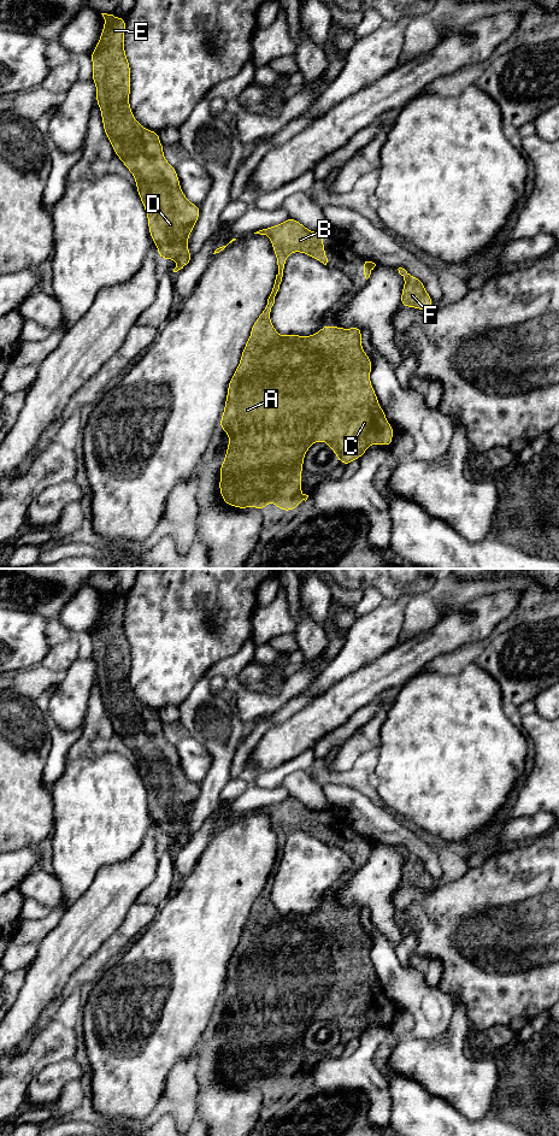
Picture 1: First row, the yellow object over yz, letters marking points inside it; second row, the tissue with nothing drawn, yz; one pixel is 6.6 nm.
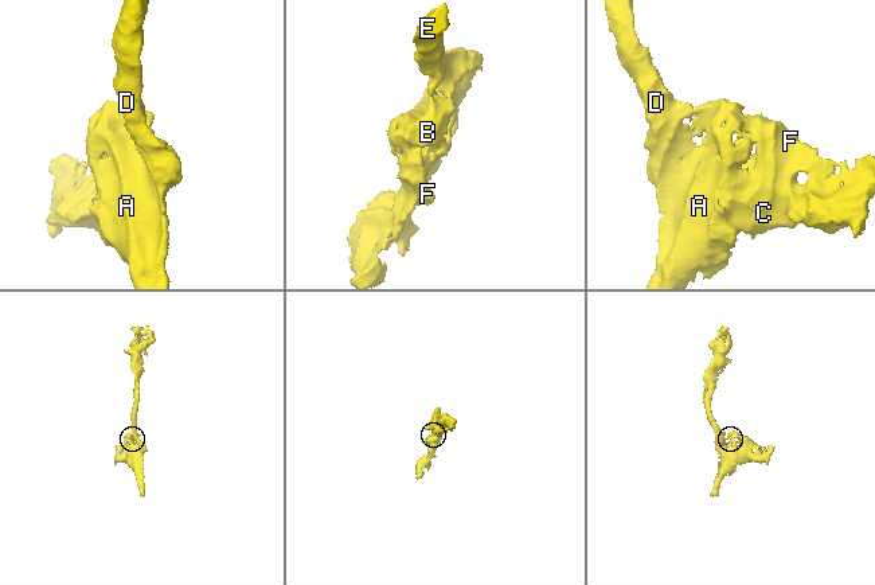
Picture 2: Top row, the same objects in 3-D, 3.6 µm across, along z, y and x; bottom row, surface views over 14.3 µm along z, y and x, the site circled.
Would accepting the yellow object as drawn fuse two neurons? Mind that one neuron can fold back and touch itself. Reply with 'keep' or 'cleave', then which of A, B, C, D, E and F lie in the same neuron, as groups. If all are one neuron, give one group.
keep; groups A B C D E F

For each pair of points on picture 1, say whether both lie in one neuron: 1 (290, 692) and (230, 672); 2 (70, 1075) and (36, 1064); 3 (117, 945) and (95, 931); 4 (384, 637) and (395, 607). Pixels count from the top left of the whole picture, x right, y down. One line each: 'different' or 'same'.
1: same
2: different
3: different
4: same

